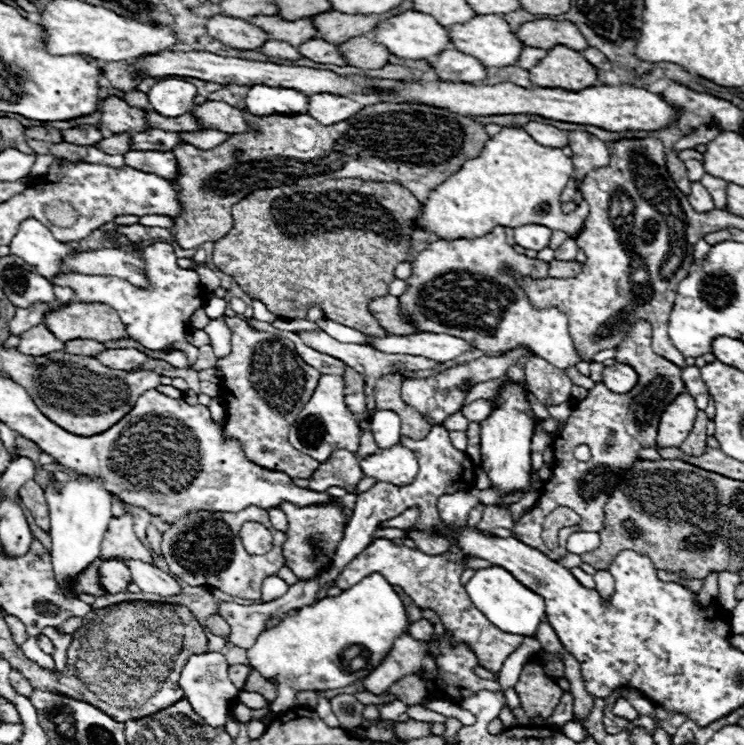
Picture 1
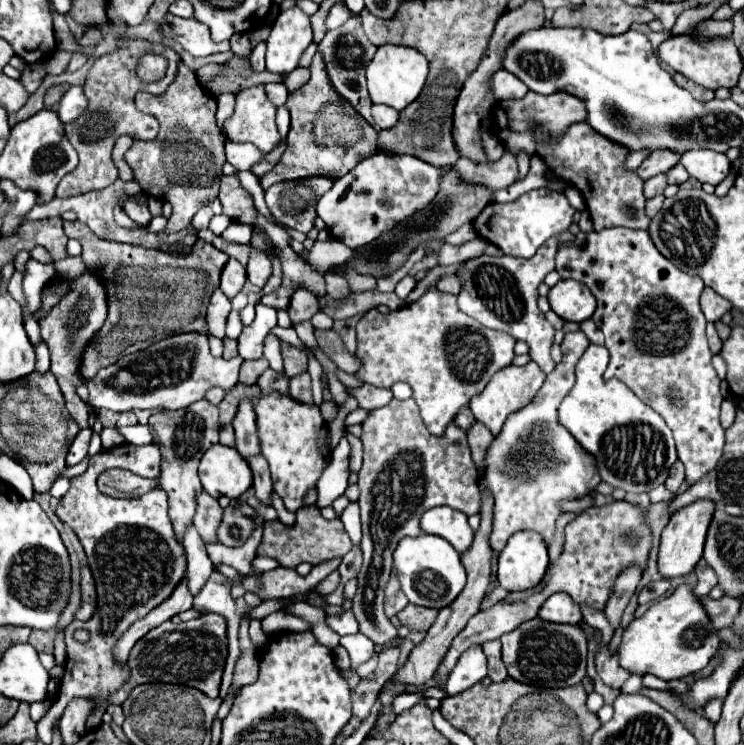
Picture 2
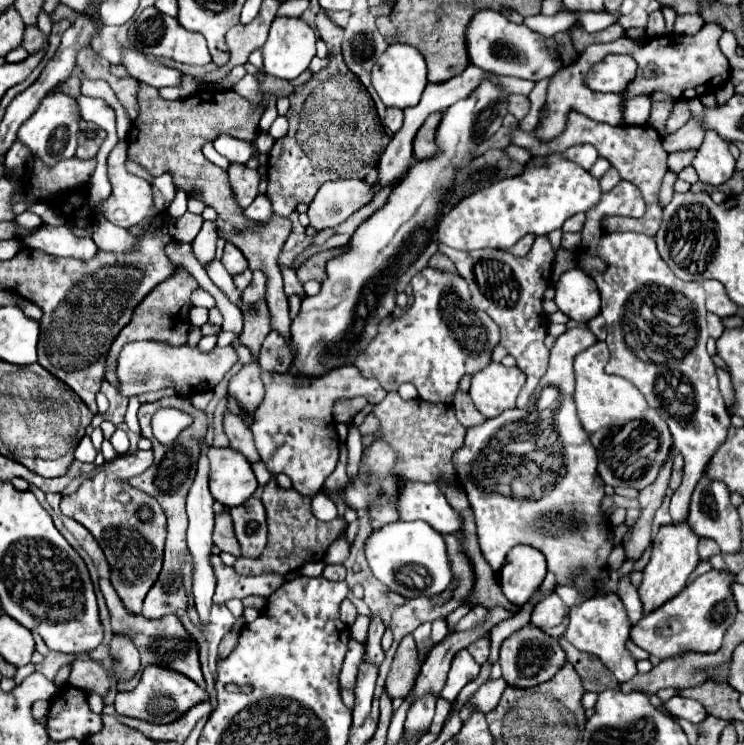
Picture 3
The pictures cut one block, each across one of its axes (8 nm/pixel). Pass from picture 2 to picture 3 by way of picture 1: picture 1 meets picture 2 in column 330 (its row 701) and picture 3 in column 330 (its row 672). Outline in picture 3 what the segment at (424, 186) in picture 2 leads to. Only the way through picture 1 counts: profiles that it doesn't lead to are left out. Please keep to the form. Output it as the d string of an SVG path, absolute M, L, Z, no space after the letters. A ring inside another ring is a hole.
M340 178L322 184L310 202L310 226L316 230L332 228L352 216L356 210L372 202L374 184L356 178Z

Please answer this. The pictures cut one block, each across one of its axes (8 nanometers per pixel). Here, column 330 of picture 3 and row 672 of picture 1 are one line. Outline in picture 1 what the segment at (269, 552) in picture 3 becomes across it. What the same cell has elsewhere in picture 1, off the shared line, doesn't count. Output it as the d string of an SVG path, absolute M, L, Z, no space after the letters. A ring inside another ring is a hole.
M534 656L528 660L520 672L516 692L520 696L520 706L528 714L534 726L546 726L546 720L552 716L558 706L564 690L550 680L540 666L540 660Z

